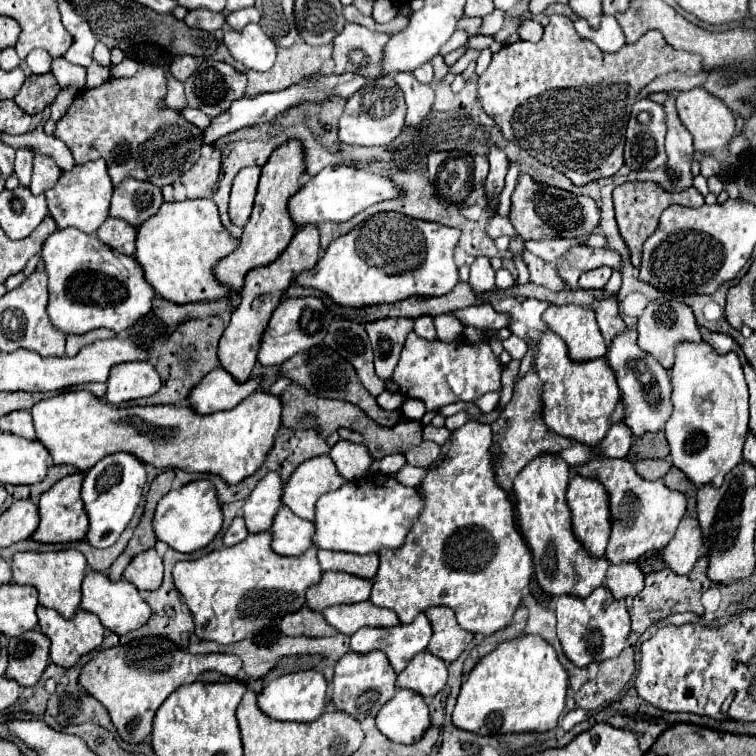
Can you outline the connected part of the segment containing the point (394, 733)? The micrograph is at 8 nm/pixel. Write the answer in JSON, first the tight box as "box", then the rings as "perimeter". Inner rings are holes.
{"box":[376,690,430,744],"perimeter":[[[400,690],[376,716],[378,730],[400,744],[414,744],[430,726],[426,700],[412,690]]]}

